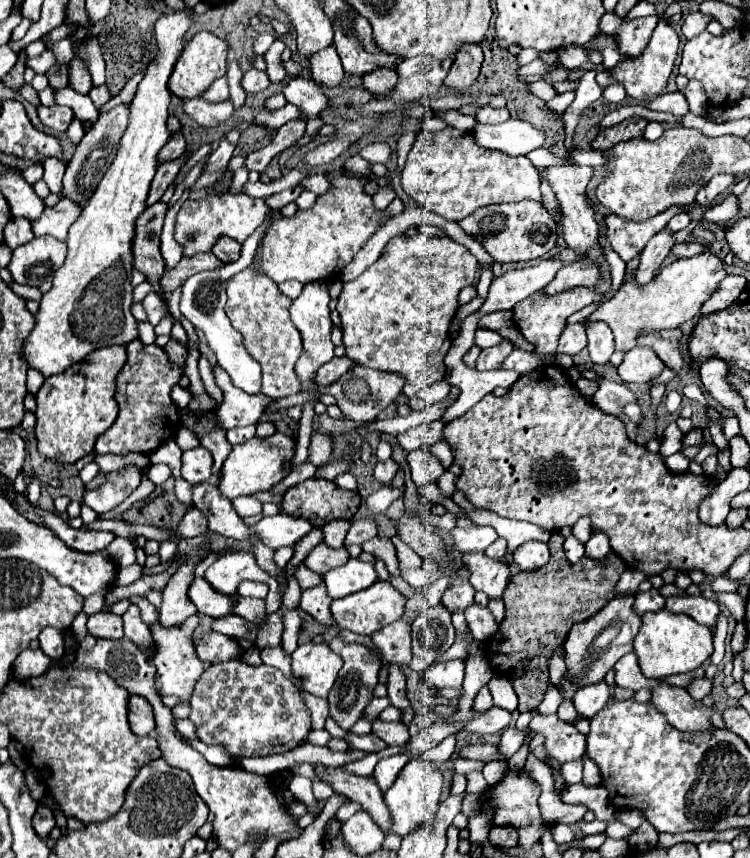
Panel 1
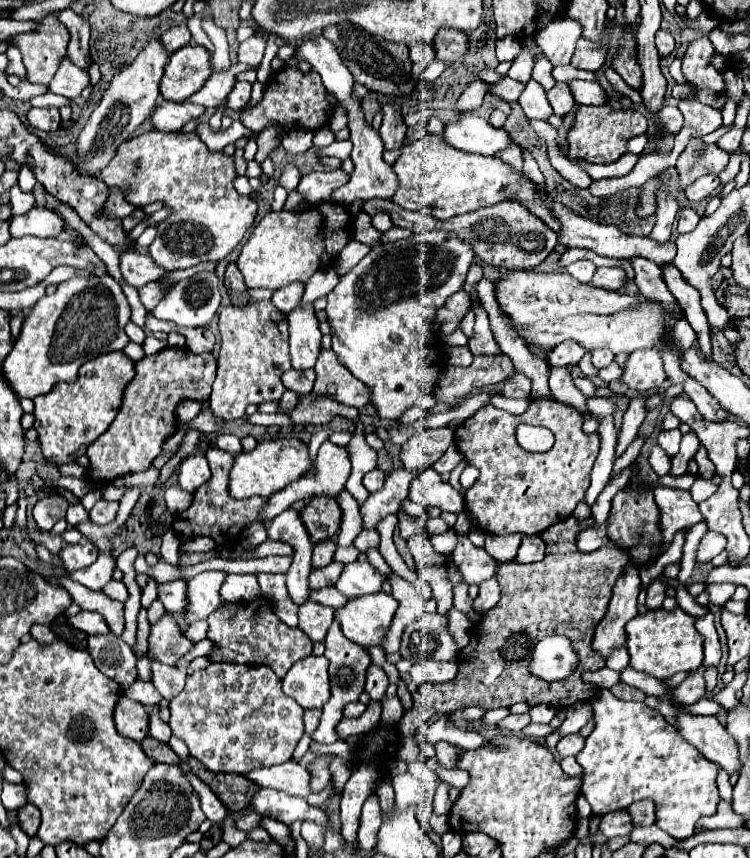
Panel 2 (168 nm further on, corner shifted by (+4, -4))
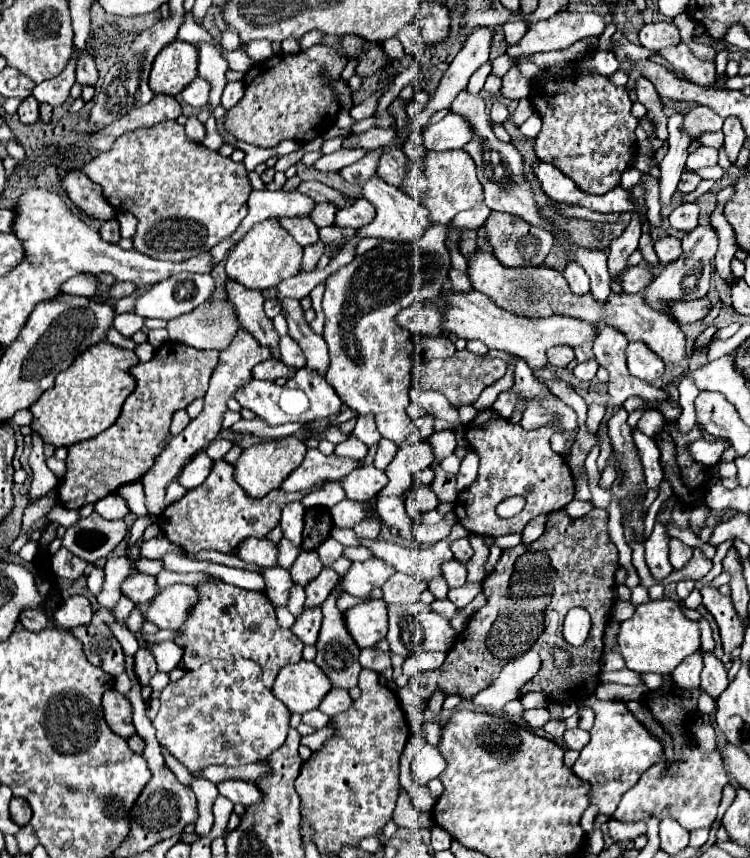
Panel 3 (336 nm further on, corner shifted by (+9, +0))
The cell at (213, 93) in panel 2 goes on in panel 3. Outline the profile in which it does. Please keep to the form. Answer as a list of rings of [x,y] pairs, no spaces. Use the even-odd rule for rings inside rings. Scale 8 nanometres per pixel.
[[[195,78],[183,92],[181,92],[181,100],[185,104],[191,104],[193,108],[203,108],[209,102],[209,92],[211,92],[211,84],[205,78]]]

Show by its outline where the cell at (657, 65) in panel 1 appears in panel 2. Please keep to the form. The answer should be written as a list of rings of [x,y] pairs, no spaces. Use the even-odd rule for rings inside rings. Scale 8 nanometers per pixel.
[[[658,30],[656,32],[656,50],[658,50],[658,54],[662,58],[672,54],[674,52],[674,36],[670,32],[666,32],[666,30]]]

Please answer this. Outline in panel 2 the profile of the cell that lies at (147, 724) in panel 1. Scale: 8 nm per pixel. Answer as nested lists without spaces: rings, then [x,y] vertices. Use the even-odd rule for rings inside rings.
[[[122,696],[114,708],[114,724],[118,734],[142,742],[148,734],[148,712],[140,702]]]

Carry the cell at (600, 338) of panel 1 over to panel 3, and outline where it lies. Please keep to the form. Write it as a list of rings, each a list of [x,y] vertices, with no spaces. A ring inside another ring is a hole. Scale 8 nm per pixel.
[[[593,358],[593,360],[587,360],[583,364],[577,364],[573,368],[573,374],[579,378],[579,380],[591,380],[595,378],[595,372],[599,370],[599,362]]]

